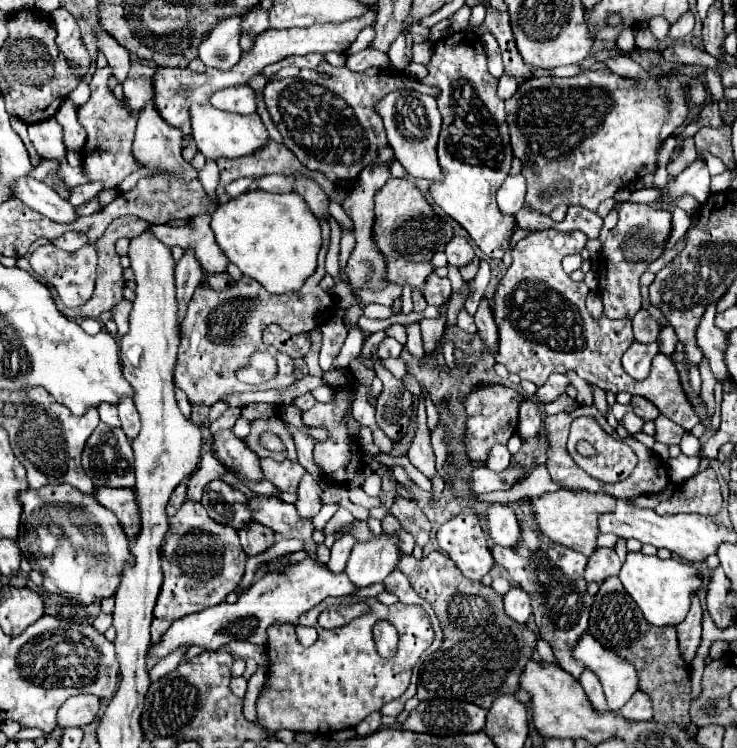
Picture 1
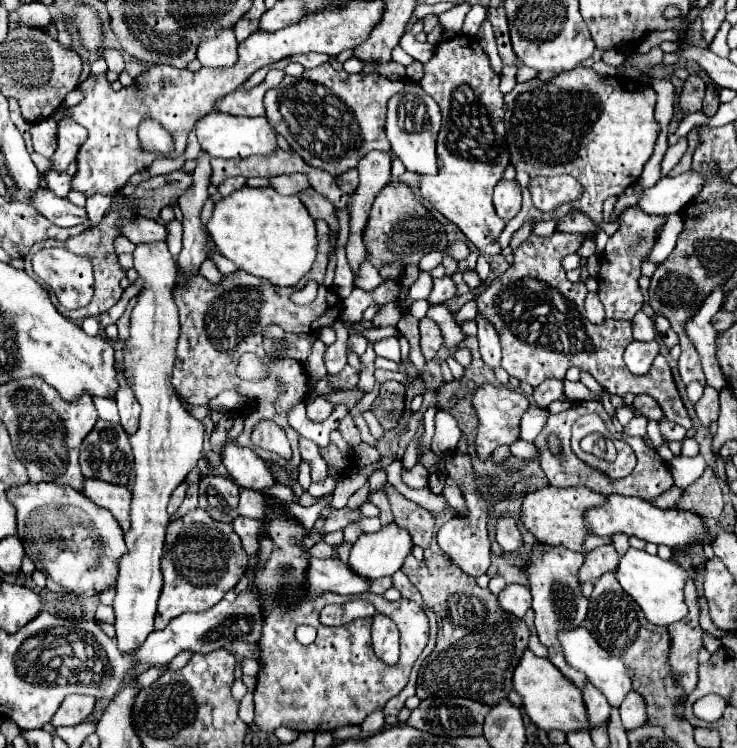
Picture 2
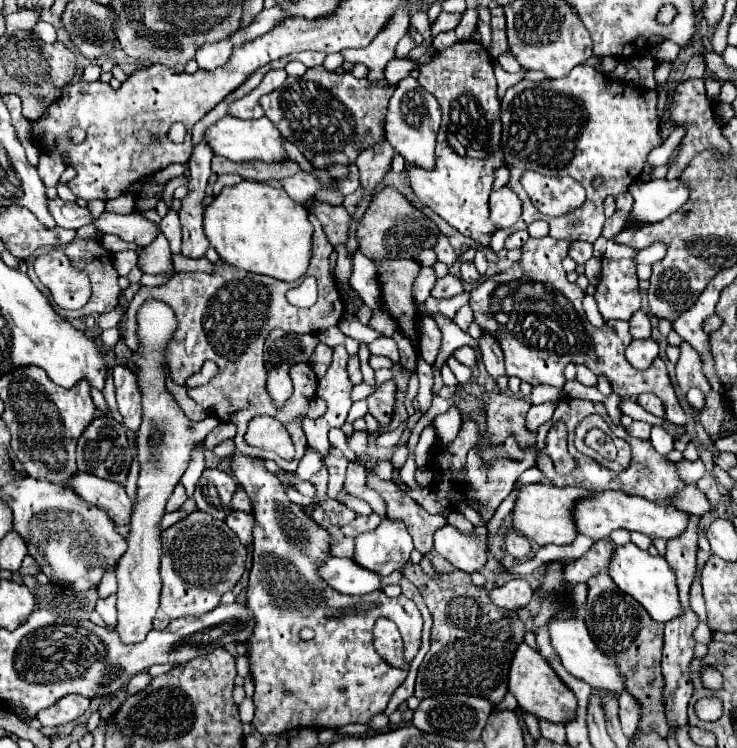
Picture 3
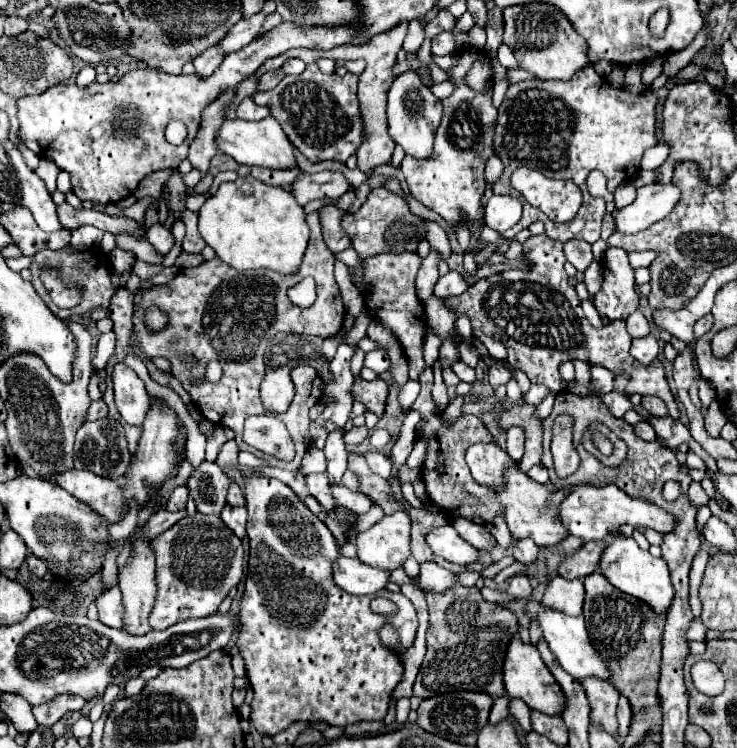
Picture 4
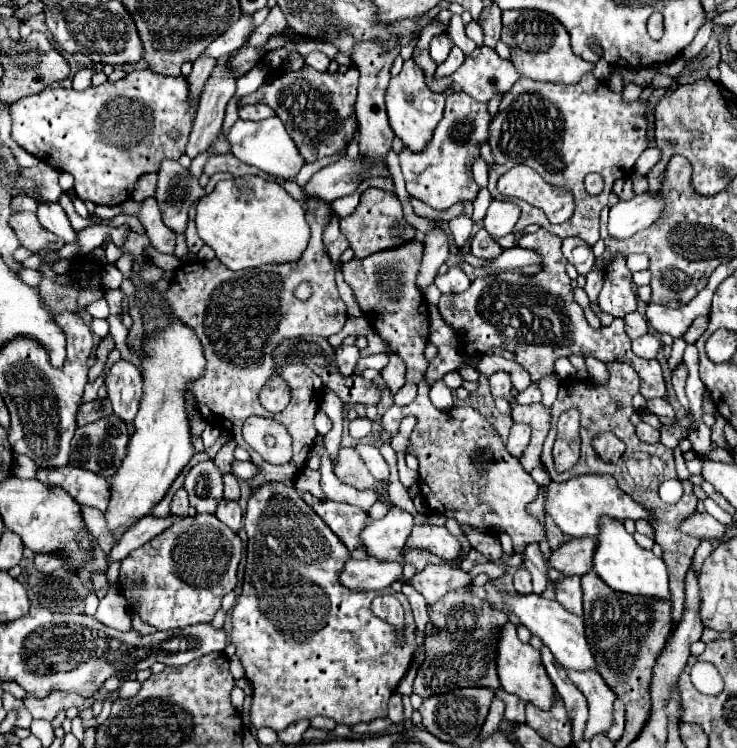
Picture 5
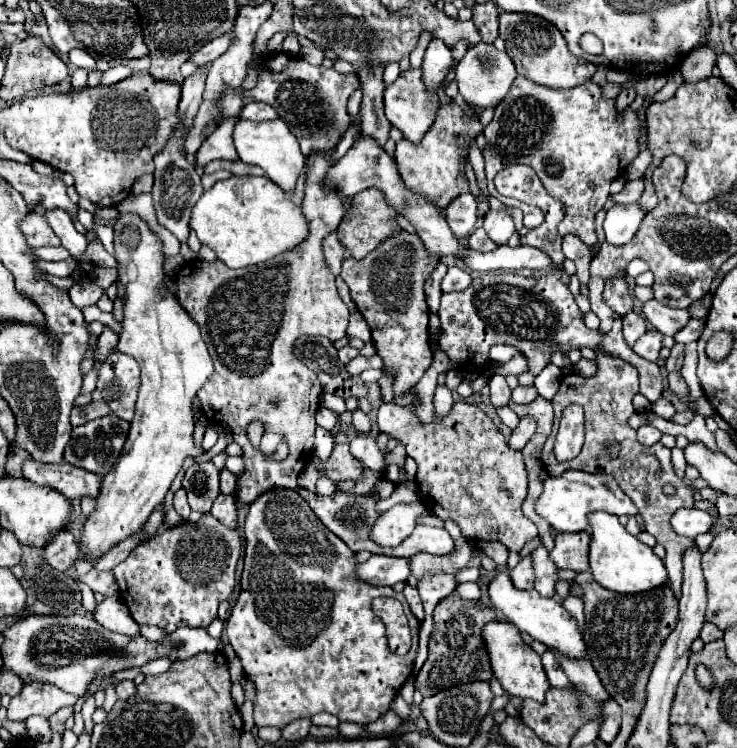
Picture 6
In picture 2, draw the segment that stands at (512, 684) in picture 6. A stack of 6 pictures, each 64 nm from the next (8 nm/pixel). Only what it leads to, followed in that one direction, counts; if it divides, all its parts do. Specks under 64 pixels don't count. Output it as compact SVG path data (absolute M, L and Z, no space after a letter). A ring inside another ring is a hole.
M524 650L524 656L520 658L520 664L516 666L516 672L512 676L512 684L522 698L522 708L538 728L546 732L548 730L570 732L578 728L588 728L586 708L580 690L570 680L566 680L548 658L538 658L534 652Z

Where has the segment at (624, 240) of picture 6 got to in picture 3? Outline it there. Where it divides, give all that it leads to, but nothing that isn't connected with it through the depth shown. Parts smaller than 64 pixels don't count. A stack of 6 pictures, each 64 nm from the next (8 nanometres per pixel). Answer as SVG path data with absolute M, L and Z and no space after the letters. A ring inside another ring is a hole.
M652 180L644 184L636 182L632 188L628 188L628 192L634 196L634 206L626 224L628 230L660 222L688 200L688 188L680 180Z

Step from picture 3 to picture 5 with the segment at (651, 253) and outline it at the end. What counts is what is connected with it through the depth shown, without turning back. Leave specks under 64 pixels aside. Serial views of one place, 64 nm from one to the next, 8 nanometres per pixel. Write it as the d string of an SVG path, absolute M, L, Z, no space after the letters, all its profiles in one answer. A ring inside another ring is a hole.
M632 254L626 258L628 262L628 270L630 272L638 272L638 270L646 270L648 268L648 258L644 254Z

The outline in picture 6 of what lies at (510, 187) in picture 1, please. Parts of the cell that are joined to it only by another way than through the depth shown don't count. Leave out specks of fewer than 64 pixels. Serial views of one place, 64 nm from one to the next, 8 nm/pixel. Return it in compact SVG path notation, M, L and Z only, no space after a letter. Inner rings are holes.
M490 210L484 218L484 230L490 236L490 240L498 246L506 244L510 236L516 232L512 218L504 210Z

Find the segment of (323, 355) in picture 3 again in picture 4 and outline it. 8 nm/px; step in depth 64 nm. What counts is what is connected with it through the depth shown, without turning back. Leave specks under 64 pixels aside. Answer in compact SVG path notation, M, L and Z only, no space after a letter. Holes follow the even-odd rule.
M342 330L338 336L332 336L332 338L326 338L326 340L324 340L324 344L322 344L322 354L324 354L326 360L332 360L338 344L342 342L342 336L346 336L346 330Z

